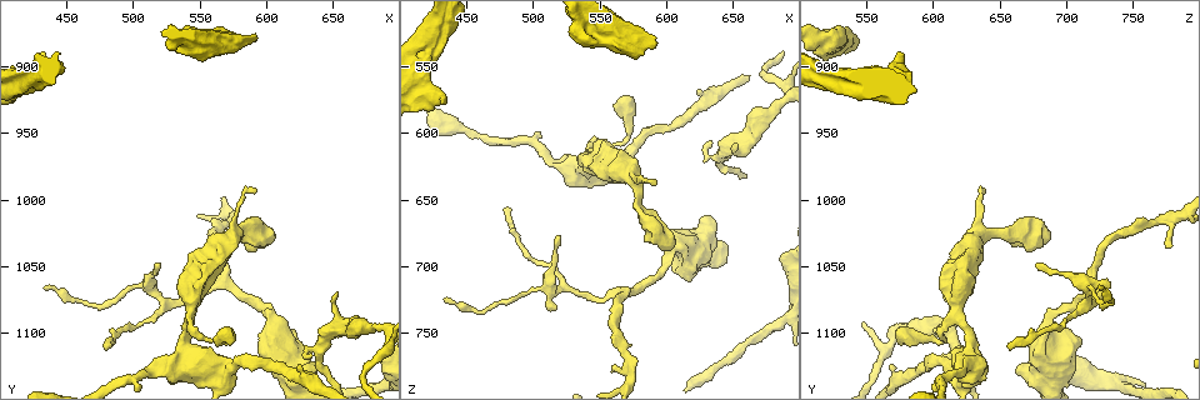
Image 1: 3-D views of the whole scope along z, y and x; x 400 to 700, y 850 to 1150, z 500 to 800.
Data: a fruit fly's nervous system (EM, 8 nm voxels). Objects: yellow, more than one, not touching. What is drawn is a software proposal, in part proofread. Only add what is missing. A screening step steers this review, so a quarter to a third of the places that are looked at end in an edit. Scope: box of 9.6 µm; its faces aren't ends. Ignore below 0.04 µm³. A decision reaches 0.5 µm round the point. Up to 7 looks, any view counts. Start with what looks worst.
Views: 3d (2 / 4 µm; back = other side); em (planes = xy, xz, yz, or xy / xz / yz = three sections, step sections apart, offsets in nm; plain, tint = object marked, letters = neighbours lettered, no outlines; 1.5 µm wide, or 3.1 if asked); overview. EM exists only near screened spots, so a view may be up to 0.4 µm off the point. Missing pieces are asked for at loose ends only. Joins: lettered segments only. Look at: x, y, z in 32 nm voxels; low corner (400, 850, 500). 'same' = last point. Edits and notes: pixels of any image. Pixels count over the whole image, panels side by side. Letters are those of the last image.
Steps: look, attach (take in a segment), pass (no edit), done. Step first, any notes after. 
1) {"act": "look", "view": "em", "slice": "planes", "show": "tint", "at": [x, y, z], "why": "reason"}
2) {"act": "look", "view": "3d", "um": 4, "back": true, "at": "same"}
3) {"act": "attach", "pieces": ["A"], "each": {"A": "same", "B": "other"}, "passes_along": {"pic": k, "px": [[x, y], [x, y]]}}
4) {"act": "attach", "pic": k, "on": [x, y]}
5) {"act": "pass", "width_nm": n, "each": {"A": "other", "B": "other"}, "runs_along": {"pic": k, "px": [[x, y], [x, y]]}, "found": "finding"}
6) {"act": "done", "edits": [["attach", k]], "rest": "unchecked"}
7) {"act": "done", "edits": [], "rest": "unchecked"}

{"act": "look", "view": "3d", "um": 2, "at": [652, 1070, 610], "why": "free end"}

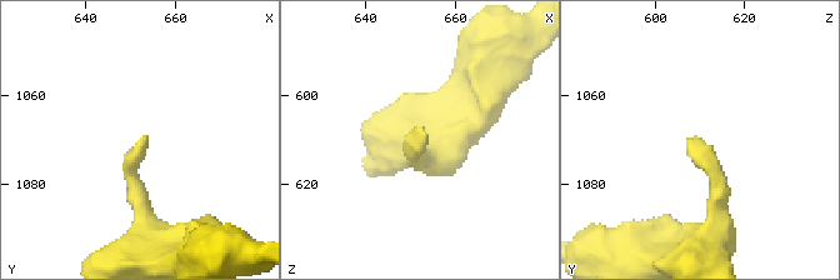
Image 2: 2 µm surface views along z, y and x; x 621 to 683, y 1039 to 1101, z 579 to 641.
{"act": "look", "view": "em", "slice": "planes", "show": "letters", "at": [653, 1070, 609], "why": "now the EM"}

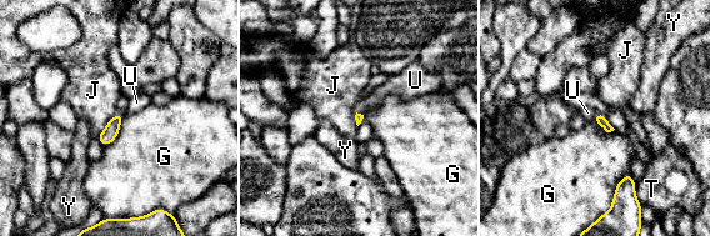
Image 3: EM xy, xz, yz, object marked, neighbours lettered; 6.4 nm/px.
{"act": "attach", "pieces": ["U"], "each": {"G": "other", "J": "other", "T": "other", "U": "same", "Y": "other"}, "passes_along": {"pic": 3, "px": [[600, 119], [595, 116], [588, 113]]}, "found": "the neuron continues"}

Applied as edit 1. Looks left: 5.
{"act": "look", "view": "overview", "why": "see it whole again"}

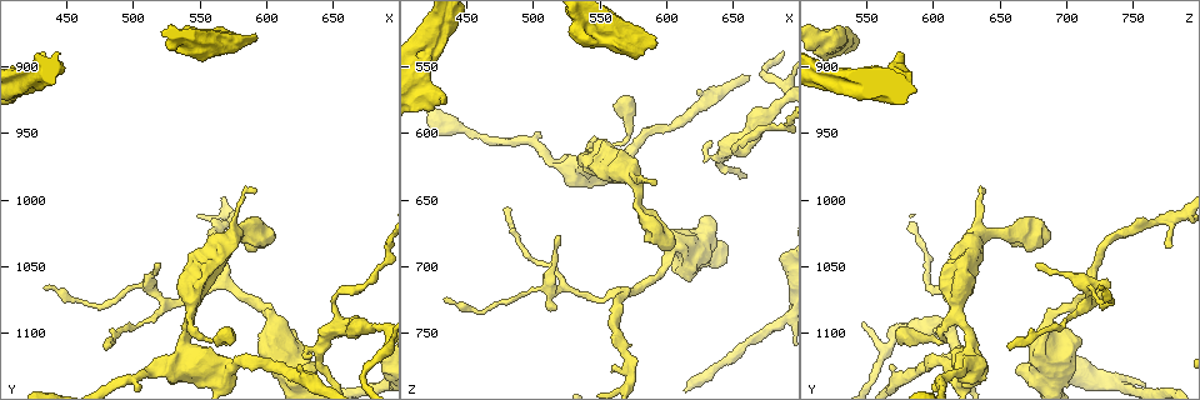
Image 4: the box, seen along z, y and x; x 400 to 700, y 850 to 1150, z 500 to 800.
{"act": "look", "view": "em", "slice": "planes", "show": "letters", "at": [592, 878, 532], "why": "free end"}

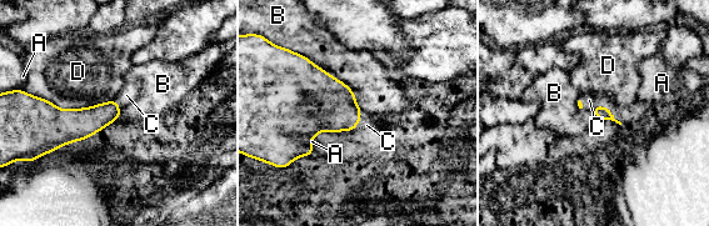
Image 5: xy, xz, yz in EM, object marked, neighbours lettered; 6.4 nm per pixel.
{"act": "attach", "pieces": ["C"], "each": {"A": "other", "B": "other", "C": "same", "D": "other"}, "found": "it goes on there"}

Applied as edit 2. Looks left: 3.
{"act": "look", "view": "3d", "um": 2, "at": [608, 1026, 682], "why": "branch stops here"}

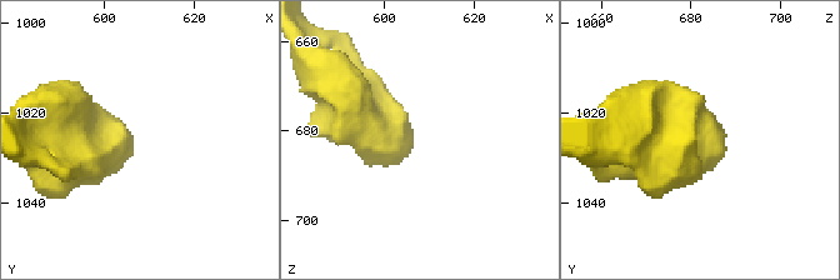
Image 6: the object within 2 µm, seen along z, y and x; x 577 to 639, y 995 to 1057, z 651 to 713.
{"act": "look", "view": "em", "slice": "planes", "show": "letters", "at": [606, 1027, 684], "why": "shape alone is not enough"}

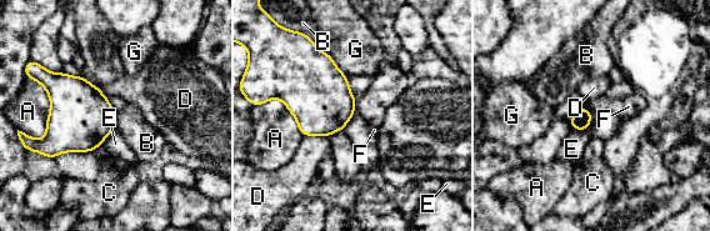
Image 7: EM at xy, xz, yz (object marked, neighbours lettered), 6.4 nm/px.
{"act": "pass", "each": {"A": "other", "B": "other", "C": "other", "D": "other", "E": "other", "F": "other", "G": "other"}, "border": {"pic": 7, "px": [[586, 105], [591, 116]]}, "found": "none of them fits"}

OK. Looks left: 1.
{"act": "done", "edits": [["attach", 3], ["attach", 5]], "rest": "unchecked"}

